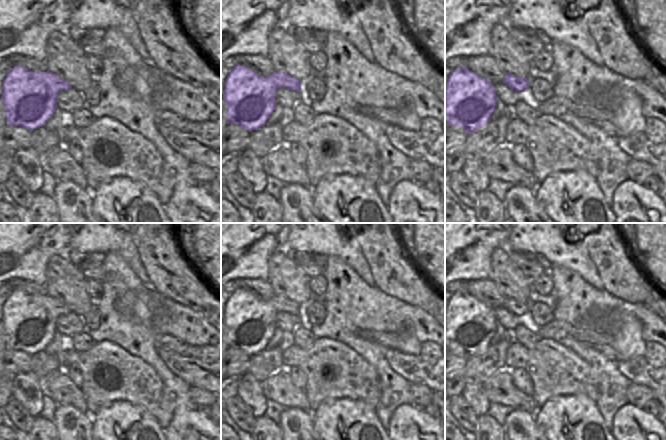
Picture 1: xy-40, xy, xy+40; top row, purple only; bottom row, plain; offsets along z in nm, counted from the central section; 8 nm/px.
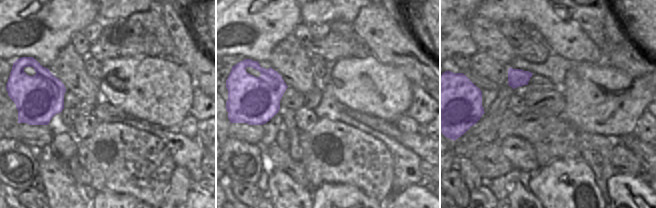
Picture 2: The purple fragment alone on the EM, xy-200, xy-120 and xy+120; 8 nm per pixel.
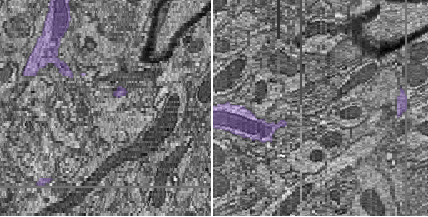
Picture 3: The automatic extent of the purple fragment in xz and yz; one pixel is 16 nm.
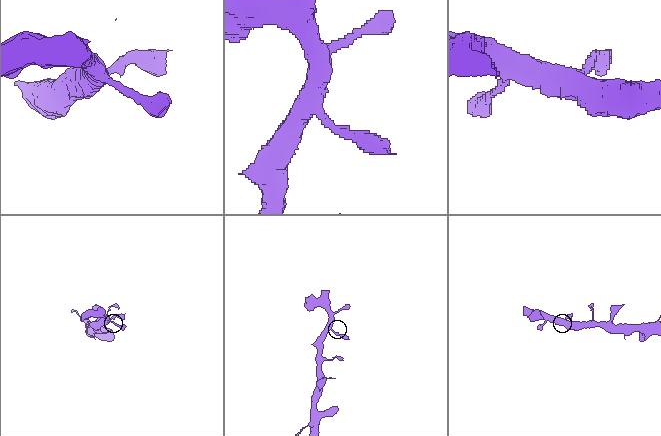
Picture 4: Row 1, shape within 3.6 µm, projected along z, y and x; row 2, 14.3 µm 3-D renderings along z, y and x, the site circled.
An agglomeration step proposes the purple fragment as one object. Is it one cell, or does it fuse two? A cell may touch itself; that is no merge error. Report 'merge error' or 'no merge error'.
no merge error

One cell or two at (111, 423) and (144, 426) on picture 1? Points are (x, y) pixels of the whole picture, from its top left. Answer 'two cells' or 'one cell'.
one cell

